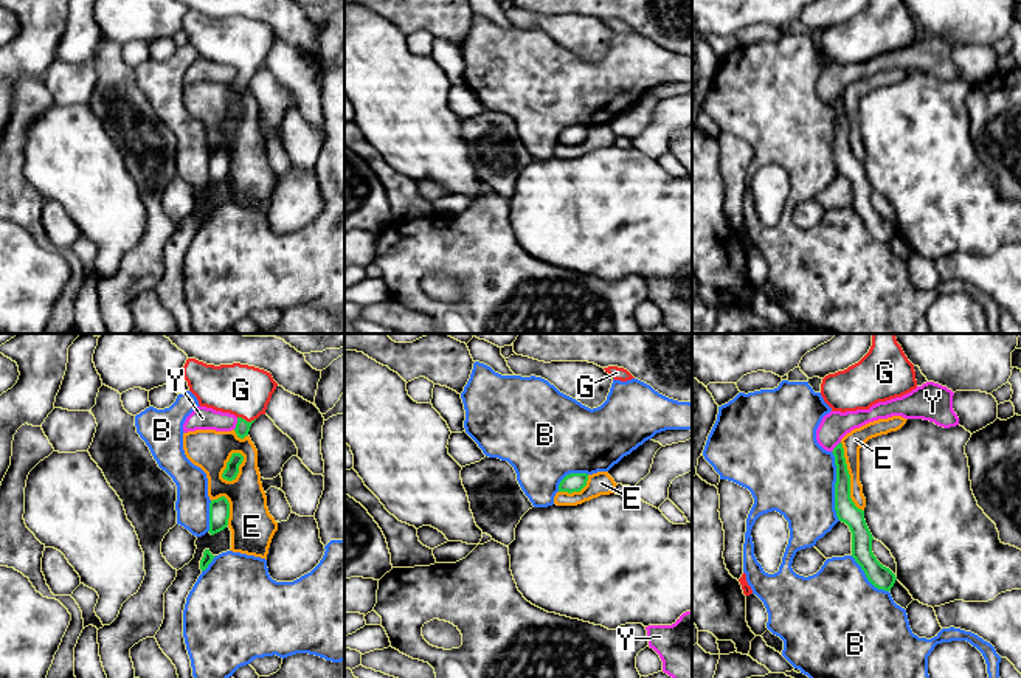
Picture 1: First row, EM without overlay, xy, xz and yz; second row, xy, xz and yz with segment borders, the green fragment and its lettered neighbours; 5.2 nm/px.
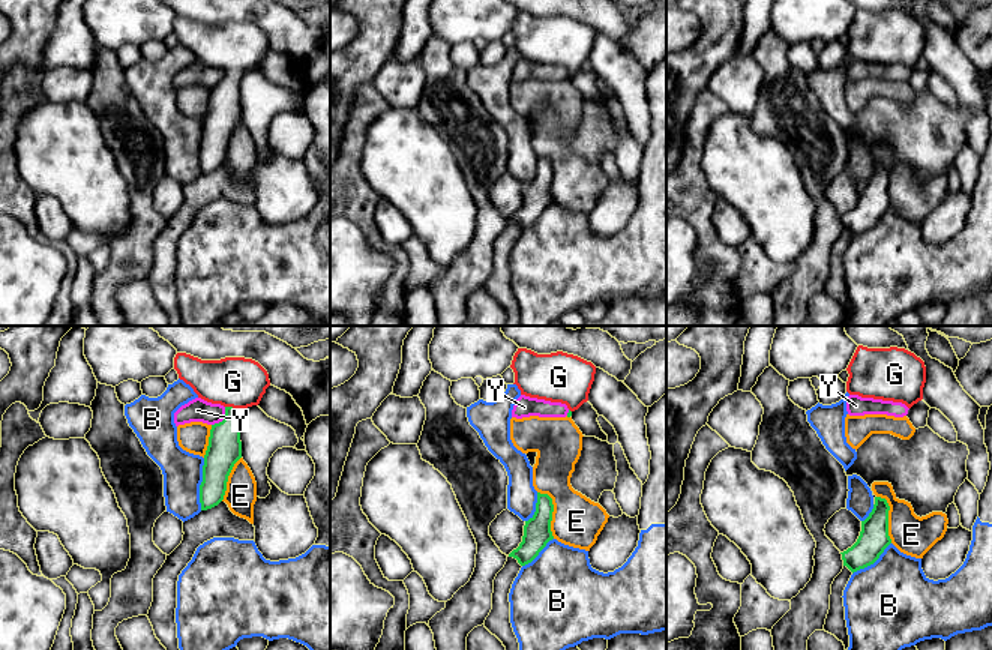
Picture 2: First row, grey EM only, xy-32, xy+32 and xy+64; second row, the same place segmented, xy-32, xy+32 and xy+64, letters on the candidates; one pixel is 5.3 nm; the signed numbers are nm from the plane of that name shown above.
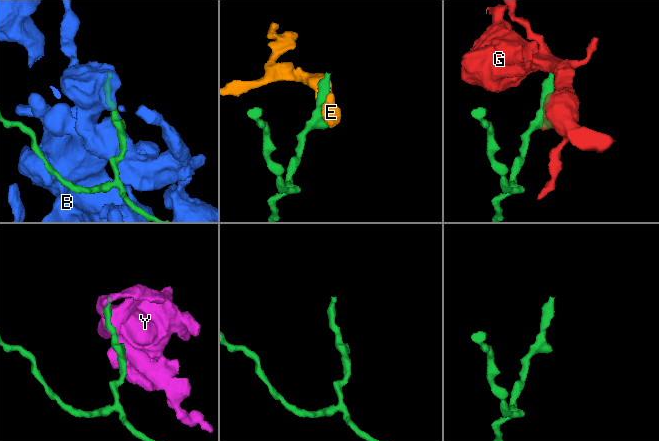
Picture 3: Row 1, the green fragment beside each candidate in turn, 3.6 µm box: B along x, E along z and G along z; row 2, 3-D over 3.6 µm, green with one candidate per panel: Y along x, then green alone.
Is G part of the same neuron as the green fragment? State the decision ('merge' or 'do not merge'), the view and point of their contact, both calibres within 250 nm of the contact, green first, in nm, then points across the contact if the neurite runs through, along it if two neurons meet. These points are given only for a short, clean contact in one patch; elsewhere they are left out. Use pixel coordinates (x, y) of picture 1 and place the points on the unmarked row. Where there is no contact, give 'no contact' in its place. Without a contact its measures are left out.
merge; contact xy (245, 73); calibres 80 and 260 nm; way xy (242, 79), (245, 73), (245, 47), (241, 42)

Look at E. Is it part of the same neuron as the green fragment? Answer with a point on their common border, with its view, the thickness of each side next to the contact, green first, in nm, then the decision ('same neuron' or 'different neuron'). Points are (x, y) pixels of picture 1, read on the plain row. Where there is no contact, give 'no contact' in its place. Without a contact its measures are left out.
meets green in yz at (849, 131); 110 nm thick on the green side, 100 nm on the other; different neuron

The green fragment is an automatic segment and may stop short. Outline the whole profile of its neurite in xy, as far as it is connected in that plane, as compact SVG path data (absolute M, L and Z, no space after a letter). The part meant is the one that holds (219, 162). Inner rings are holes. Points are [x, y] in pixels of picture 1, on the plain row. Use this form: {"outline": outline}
{"outline": "M225 149L209 155L209 186L214 188L228 178L230 155Z"}

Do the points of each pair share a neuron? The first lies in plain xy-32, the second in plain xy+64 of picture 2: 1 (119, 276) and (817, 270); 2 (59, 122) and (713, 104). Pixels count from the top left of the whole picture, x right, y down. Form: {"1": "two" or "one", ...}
{"1": "one", "2": "two"}

